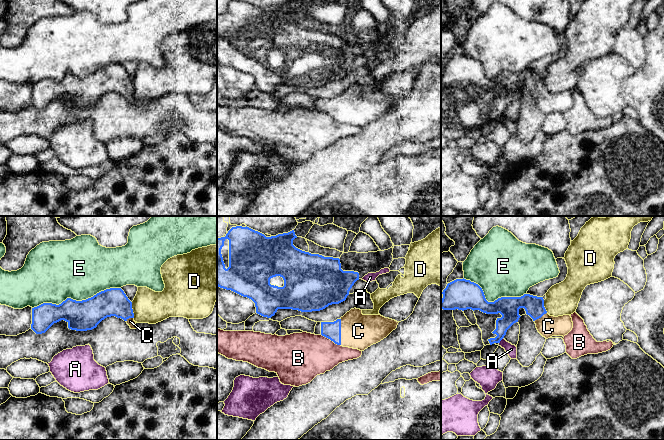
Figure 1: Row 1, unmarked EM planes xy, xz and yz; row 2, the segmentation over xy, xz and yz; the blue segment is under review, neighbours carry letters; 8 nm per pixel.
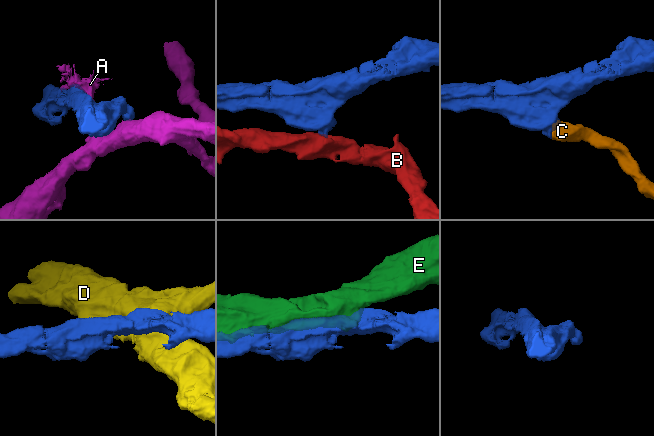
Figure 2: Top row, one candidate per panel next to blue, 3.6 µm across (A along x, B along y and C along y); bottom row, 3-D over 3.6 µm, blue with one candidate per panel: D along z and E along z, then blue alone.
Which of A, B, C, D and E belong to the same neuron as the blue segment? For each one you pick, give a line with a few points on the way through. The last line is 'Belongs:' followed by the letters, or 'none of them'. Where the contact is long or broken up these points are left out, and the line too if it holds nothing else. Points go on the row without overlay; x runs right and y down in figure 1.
C: runs through xz (332, 106), (340, 108), (358, 107)
Belongs: C

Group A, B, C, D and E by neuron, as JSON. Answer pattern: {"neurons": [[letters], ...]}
{"neurons": [["A"], ["B"], ["C"], ["D"], ["E"]]}

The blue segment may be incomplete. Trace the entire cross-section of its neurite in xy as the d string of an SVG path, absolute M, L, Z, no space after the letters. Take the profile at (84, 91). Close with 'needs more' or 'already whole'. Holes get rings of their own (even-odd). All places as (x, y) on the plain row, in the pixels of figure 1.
M121 64L106 65L82 77L67 74L59 81L43 79L34 83L31 105L36 110L42 110L54 99L64 96L71 106L87 107L111 92L123 95L131 105L137 103L132 78Z | needs more

